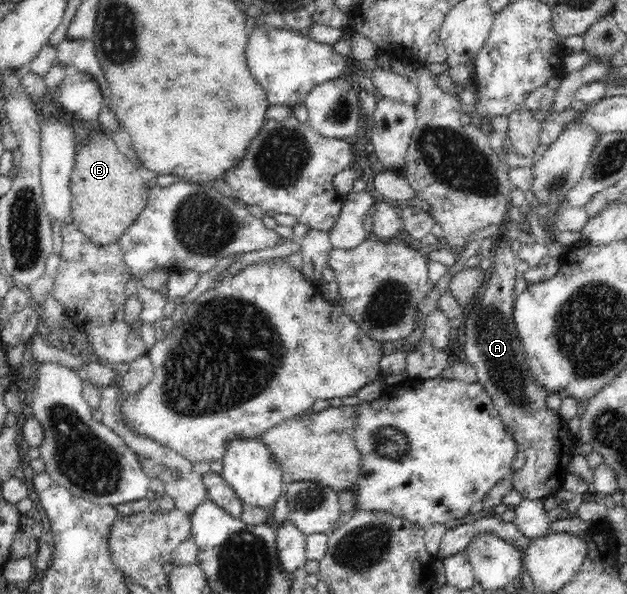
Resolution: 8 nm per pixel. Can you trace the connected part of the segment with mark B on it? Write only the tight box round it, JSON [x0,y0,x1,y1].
[70,125,149,245]

